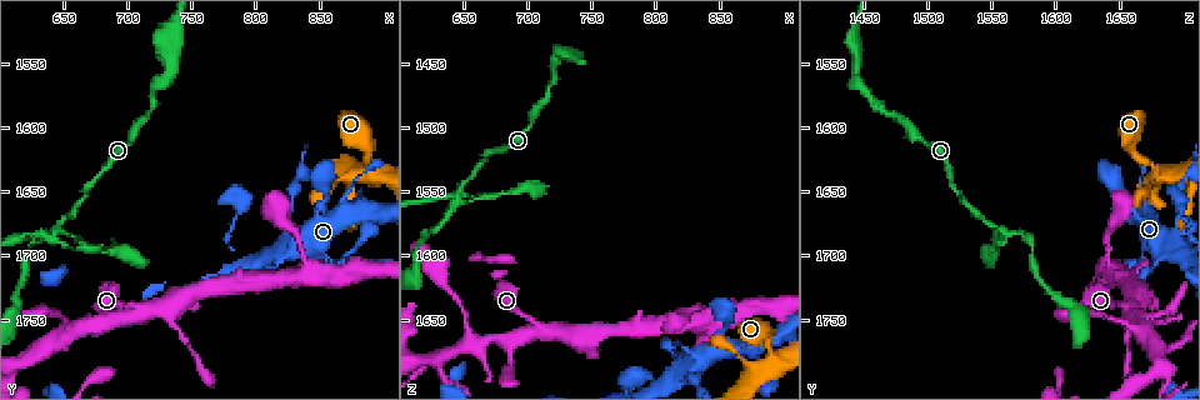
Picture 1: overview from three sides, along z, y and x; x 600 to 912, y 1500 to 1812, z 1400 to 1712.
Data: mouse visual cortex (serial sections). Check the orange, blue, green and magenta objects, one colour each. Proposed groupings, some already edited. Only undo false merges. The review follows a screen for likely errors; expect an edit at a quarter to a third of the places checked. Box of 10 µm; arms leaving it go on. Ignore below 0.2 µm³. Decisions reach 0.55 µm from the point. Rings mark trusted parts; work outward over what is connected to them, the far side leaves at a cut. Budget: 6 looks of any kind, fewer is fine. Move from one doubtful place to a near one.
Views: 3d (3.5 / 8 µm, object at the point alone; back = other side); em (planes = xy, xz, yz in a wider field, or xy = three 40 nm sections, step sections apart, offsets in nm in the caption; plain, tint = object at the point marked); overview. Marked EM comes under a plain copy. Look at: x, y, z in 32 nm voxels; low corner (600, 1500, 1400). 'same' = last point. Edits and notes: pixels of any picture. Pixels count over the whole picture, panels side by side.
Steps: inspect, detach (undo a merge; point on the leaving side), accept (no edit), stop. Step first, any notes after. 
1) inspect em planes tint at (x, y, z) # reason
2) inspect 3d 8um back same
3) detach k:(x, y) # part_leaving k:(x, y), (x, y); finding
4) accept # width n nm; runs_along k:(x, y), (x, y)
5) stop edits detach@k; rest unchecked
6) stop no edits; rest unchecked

inspect 3d 3.5um at (646, 1680, 1556)

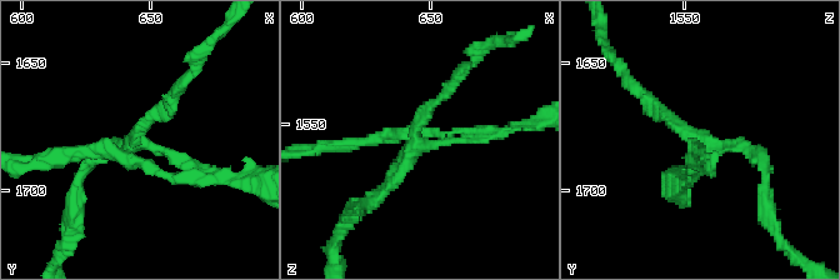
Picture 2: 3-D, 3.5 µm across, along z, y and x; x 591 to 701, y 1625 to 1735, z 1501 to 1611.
inspect em xy step 2 tint at (644, 1680, 1557) # shape alone is not enough

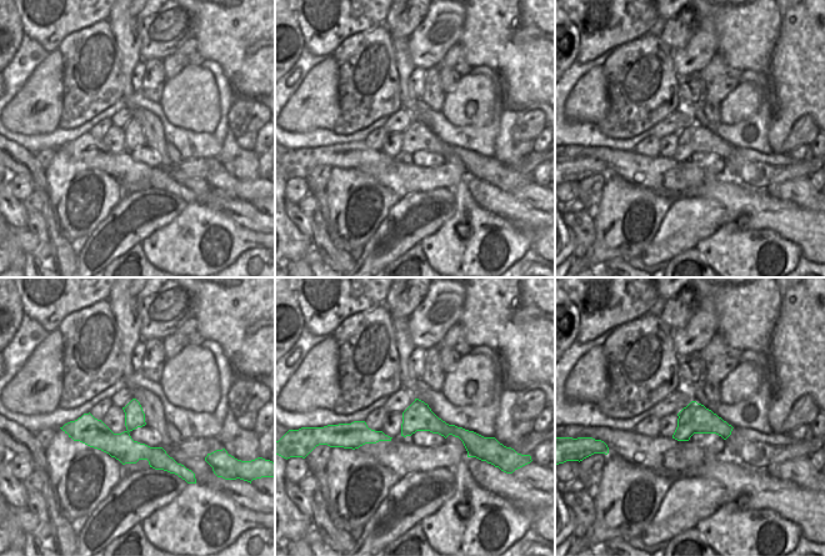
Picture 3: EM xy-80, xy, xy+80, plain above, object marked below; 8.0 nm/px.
detach 2:(80, 153) # part_leaving 2:(200, 176), (261, 180); two cells meet here

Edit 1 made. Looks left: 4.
inspect overview

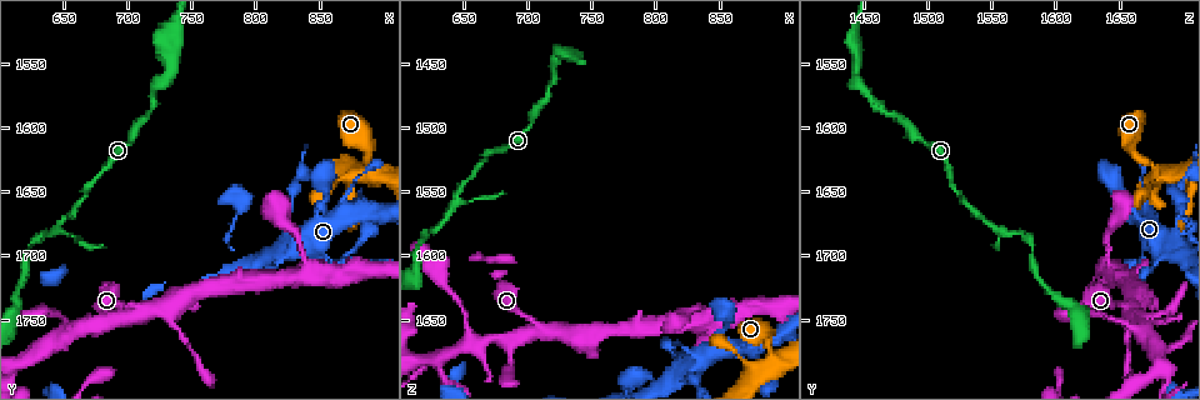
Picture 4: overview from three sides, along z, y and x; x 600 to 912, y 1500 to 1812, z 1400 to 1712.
inspect 3d 3.5um at (632, 1772, 1682) # sudden change in width

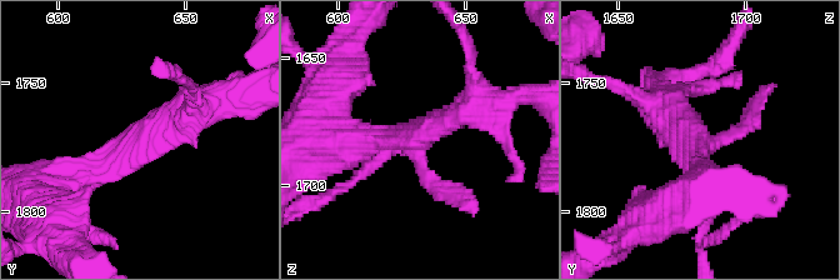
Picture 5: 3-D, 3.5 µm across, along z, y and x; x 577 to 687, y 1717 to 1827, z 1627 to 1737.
inspect em xy step 1 tint at (630, 1772, 1682) # arms 3; arm_widths 200, 300, 350 nm; shape alone is not enough

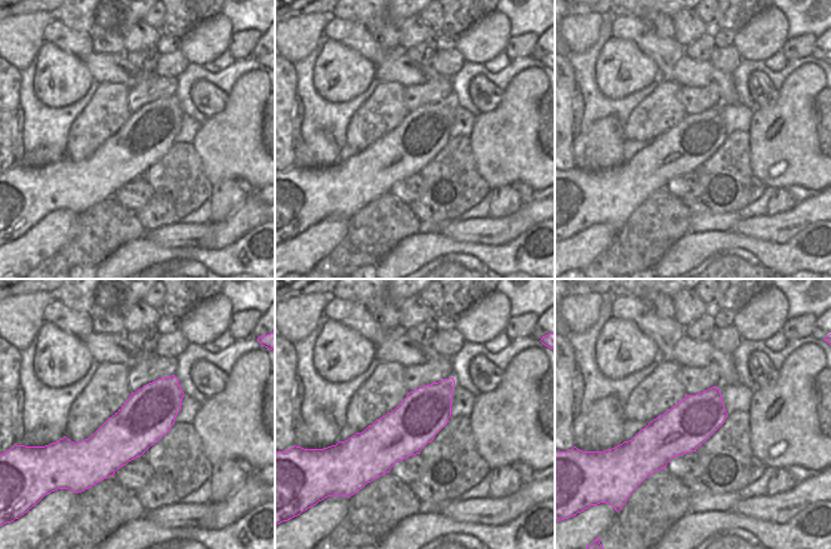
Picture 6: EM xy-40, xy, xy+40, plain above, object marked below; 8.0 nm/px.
accept # runs_along 5:(201, 105), (64, 183); all the same cell

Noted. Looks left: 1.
stop edits detach@2; rest unchecked

